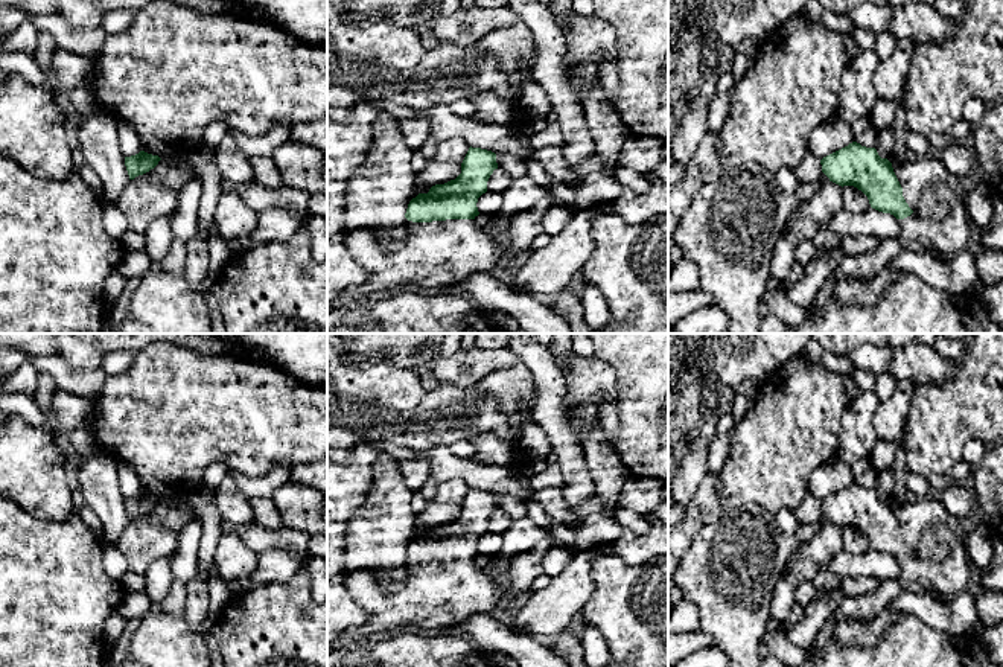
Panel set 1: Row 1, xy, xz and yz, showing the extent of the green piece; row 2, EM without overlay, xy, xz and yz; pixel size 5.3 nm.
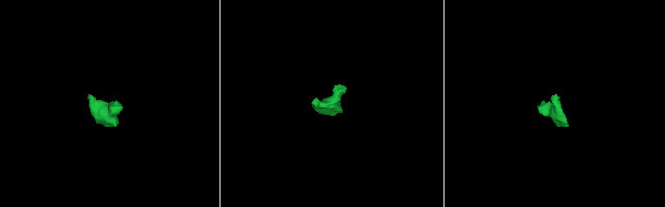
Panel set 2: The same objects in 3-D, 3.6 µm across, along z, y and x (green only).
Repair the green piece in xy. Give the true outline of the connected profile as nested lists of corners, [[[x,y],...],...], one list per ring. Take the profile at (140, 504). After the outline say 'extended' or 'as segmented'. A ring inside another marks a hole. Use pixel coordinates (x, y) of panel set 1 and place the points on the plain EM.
[[[140,492],[135,496],[125,498],[125,507],[129,516],[129,521],[134,521],[139,516],[143,516],[154,510],[161,499],[158,496],[148,495]]] | as segmented

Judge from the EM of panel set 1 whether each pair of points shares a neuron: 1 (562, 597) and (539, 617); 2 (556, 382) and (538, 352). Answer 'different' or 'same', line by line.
1: same
2: same

